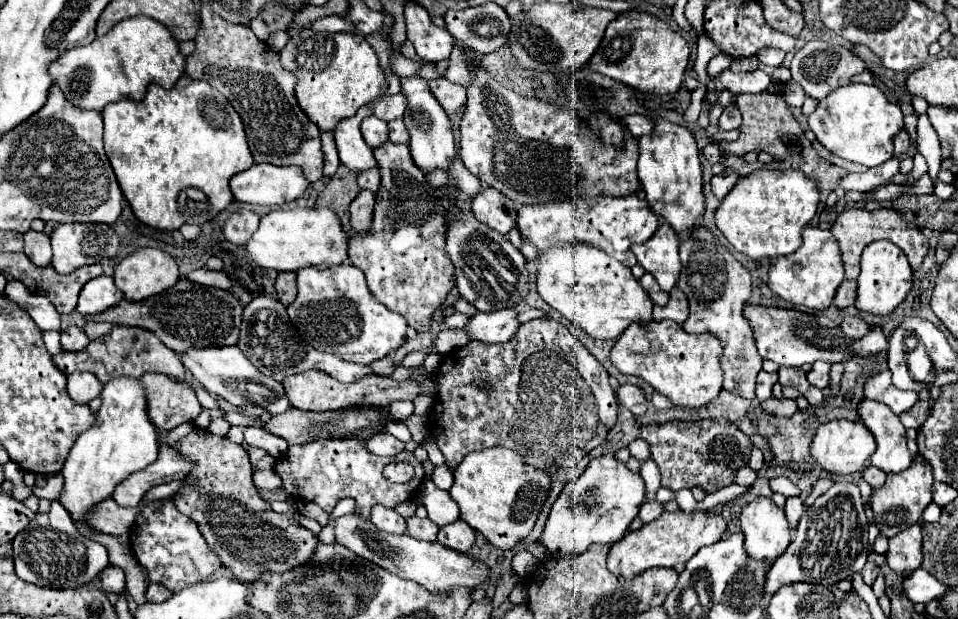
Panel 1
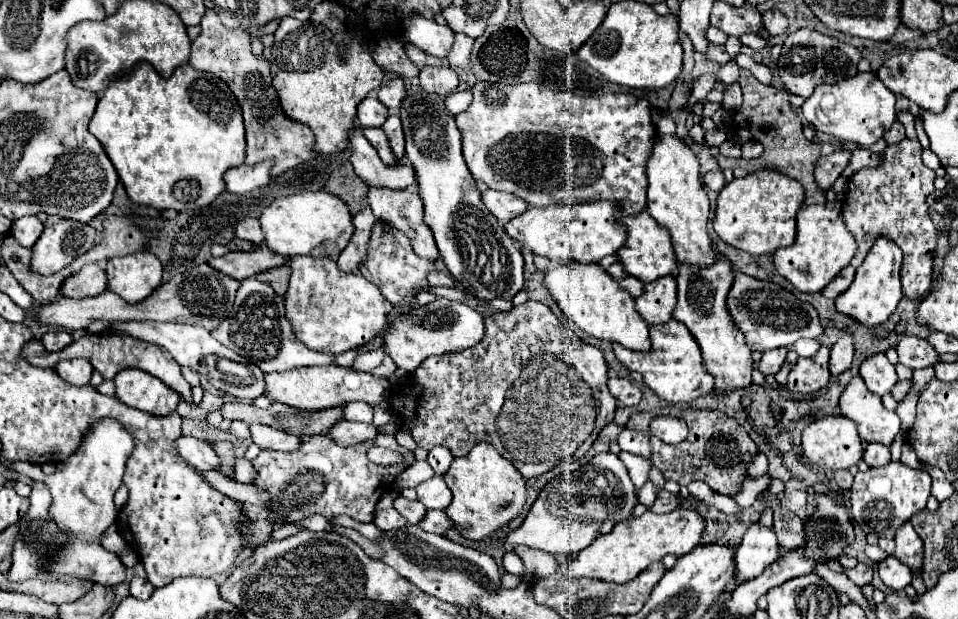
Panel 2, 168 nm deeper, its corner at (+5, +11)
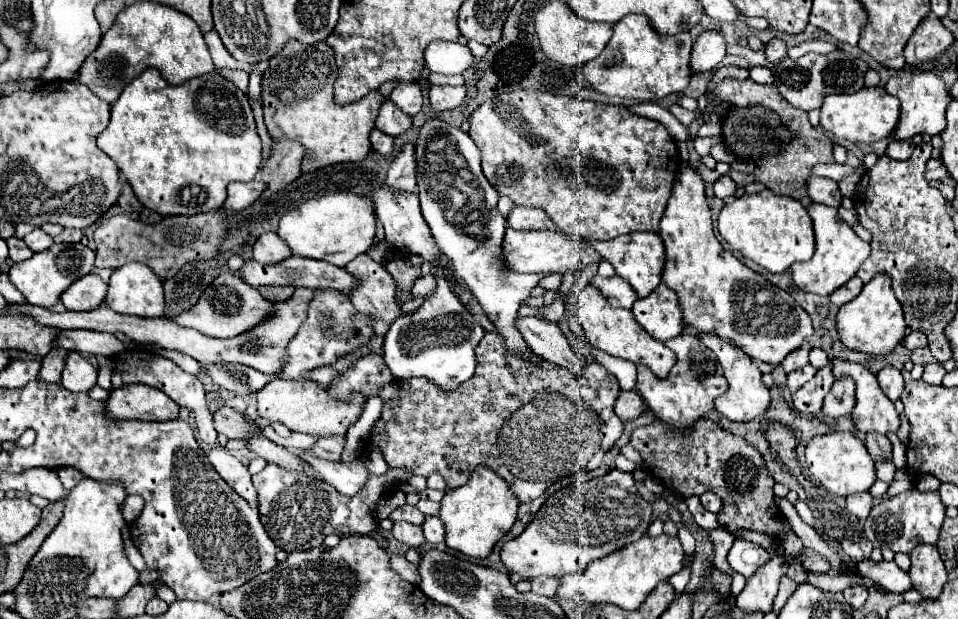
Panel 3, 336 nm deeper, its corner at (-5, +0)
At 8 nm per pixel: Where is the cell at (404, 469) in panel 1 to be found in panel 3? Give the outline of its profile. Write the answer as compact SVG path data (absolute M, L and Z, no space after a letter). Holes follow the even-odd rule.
M490 331L486 335L488 337L484 337L475 349L478 365L474 377L452 393L440 391L428 379L392 379L388 385L384 385L378 391L378 397L384 401L382 417L370 431L366 451L369 446L370 450L373 446L379 447L392 469L406 469L412 471L412 475L428 477L438 471L444 477L448 489L464 485L472 471L478 465L484 465L496 471L508 483L510 491L520 503L538 499L552 483L556 483L576 467L578 471L596 469L602 463L606 451L620 439L624 429L624 423L614 413L614 401L620 393L616 377L600 363L592 361L588 361L588 369L580 377L576 377L568 369L554 367L554 363L548 361L540 371L534 365L528 365L526 361L510 355L504 349L504 339L496 331ZM472 395L476 395L476 401L480 401L478 395L486 395L486 411L484 407L480 409L480 403L472 403ZM430 407L438 411L430 411ZM506 421L508 427L504 427ZM464 429L468 431L468 441L464 441Z

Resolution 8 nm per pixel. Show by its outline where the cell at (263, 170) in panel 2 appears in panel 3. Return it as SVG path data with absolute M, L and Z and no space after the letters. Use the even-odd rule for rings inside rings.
M258 179L248 181L248 183L230 183L224 207L232 209L232 211L242 211L248 205L252 205L262 195L264 189L266 189L266 185L260 183Z

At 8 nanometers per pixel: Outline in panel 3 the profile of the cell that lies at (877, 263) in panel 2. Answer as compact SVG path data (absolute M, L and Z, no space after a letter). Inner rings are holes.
M878 273L870 283L864 285L862 293L850 303L842 305L836 313L836 331L844 347L862 351L868 355L886 355L890 353L906 335L906 323L896 295L892 293L890 277Z

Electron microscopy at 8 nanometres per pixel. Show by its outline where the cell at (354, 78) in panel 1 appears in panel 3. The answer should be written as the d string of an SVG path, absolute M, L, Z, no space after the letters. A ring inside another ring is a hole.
M290 41L278 55L274 55L268 63L268 69L262 75L262 109L264 109L264 123L274 141L280 139L294 139L304 145L304 159L302 159L302 173L312 173L326 165L344 163L344 161L360 161L370 153L370 131L374 129L374 121L378 115L384 97L378 91L368 93L364 99L350 103L350 105L336 105L334 103L334 81L336 81L336 61L334 51L326 43L316 45L302 45L298 41Z

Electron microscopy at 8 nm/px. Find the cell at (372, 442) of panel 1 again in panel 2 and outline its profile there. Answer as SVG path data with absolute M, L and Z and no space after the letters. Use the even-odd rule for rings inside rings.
M340 420L338 424L332 426L332 430L328 432L338 444L358 444L358 442L366 442L366 440L374 440L378 434L378 428L374 424L362 424L362 422L348 422L348 420Z

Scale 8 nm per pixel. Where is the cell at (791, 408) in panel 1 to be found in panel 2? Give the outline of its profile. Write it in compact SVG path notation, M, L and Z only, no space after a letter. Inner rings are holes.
M718 252L710 268L690 268L690 264L678 264L676 282L678 282L678 304L674 308L674 320L686 324L686 328L696 338L702 348L702 358L706 370L714 376L714 390L726 394L734 388L748 388L752 384L754 360L746 344L746 336L738 332L730 312L726 312L726 296L734 278L734 264Z

